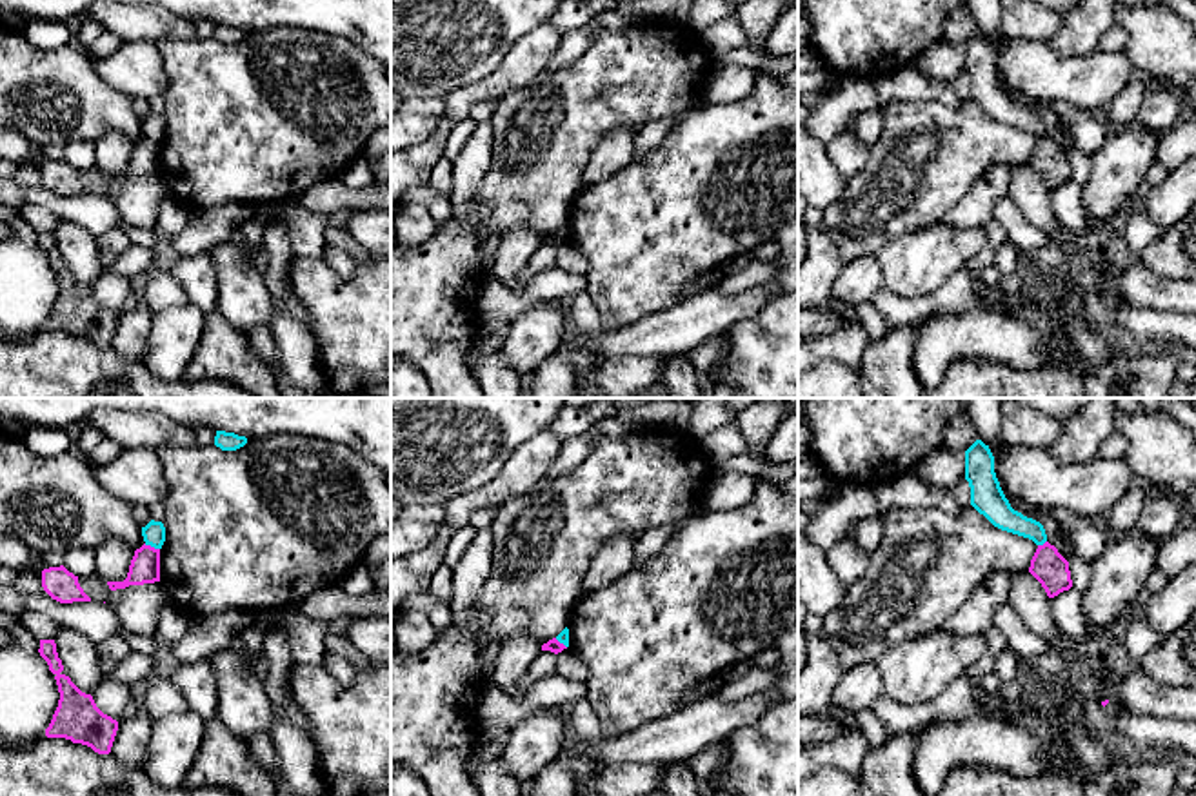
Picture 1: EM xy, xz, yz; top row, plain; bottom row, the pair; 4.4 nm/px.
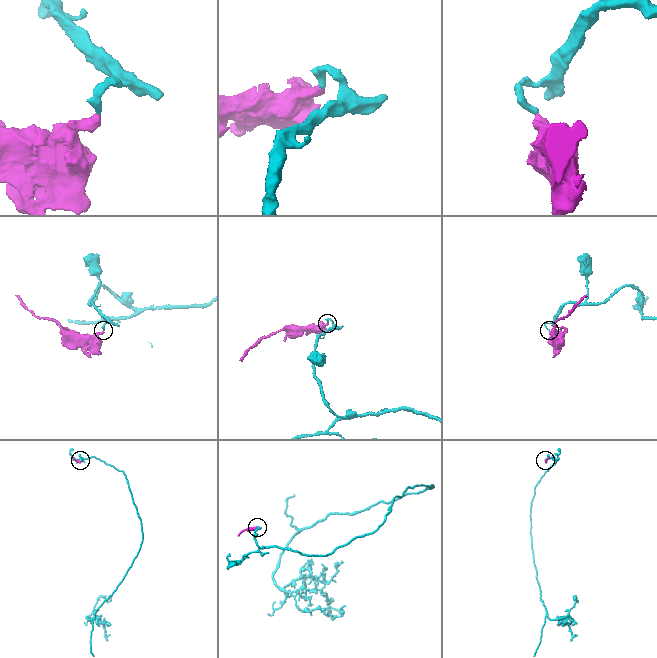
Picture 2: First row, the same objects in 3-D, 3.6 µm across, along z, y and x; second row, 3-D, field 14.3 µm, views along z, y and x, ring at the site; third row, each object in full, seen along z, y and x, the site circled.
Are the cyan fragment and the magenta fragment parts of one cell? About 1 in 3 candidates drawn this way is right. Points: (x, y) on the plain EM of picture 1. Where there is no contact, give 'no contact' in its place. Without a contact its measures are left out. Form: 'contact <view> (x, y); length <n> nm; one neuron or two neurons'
contact xy (151, 139); length 80 nm; two neurons

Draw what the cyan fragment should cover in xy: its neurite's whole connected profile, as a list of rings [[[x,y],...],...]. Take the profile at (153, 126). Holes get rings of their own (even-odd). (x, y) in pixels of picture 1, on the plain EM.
[[[151,113],[145,120],[142,120],[142,129],[144,129],[145,138],[162,142],[165,134],[165,120],[162,114]]]

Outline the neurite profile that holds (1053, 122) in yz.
[[[1014,89],[1009,96],[1023,109],[1040,114],[1045,122],[1047,134],[1054,138],[1067,154],[1076,147],[1071,133],[1063,129],[1063,120],[1051,107],[1045,107],[1038,98],[1025,95],[1020,89]]]

